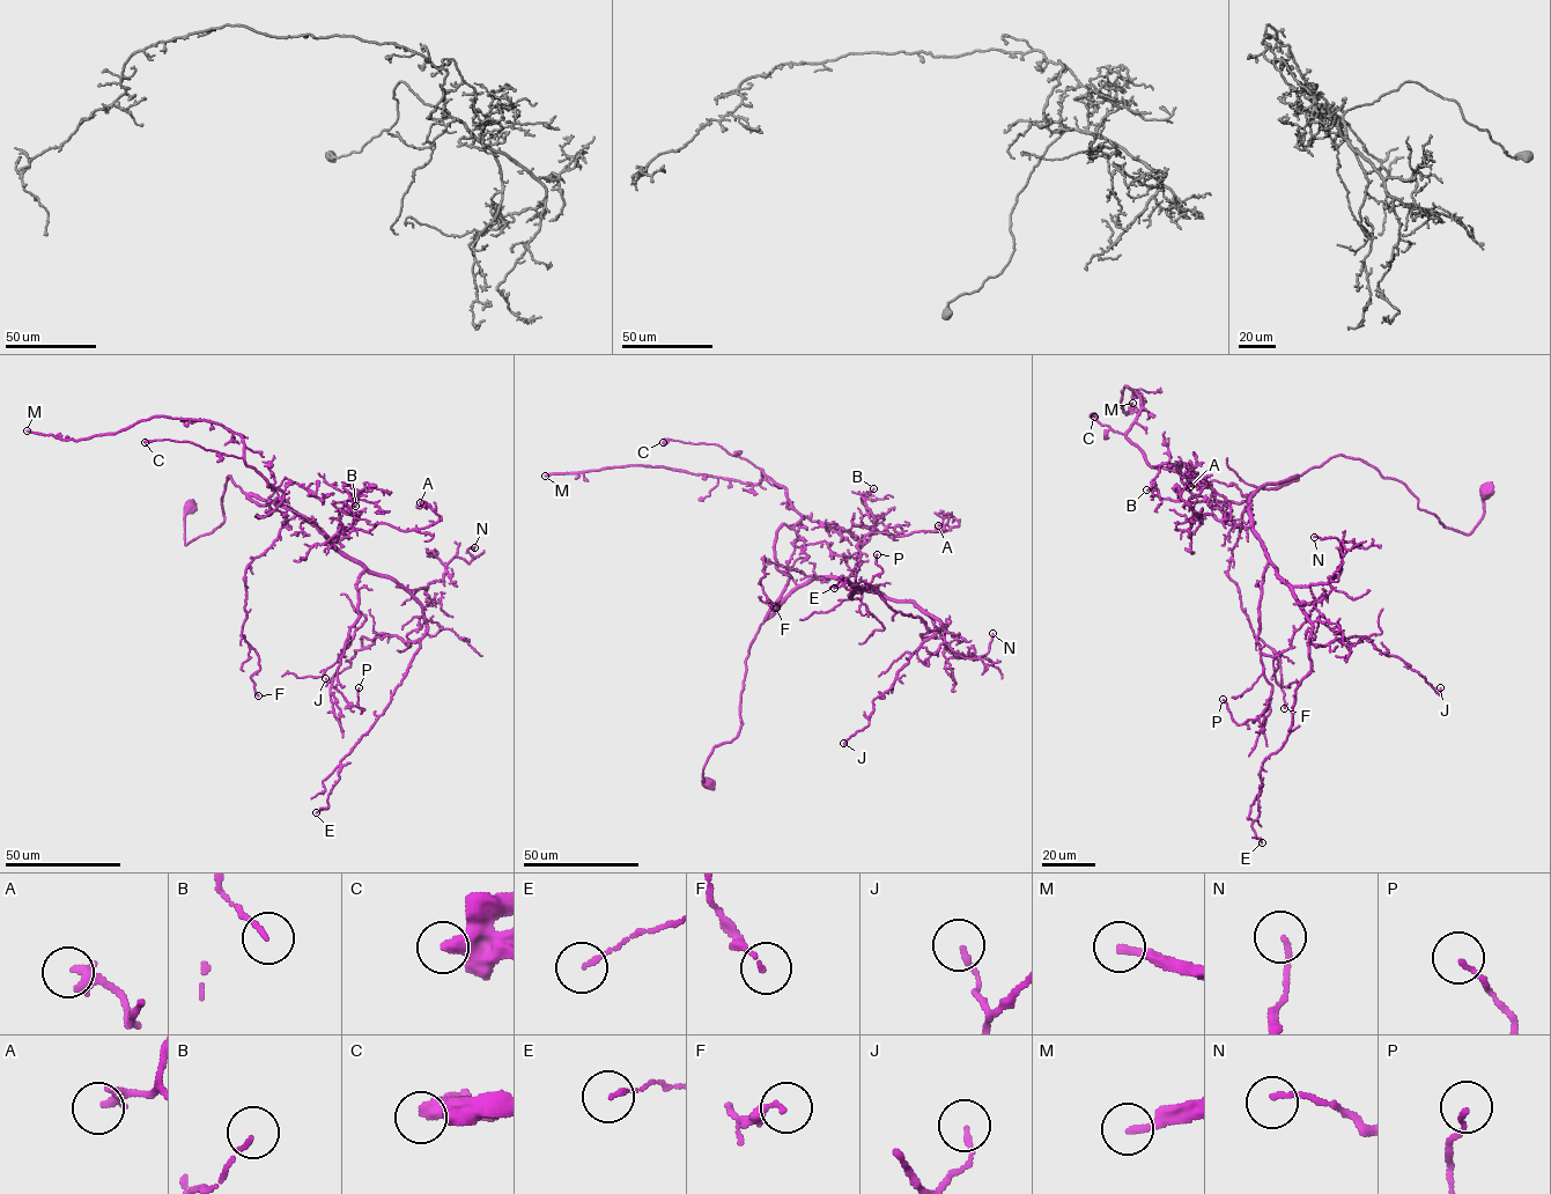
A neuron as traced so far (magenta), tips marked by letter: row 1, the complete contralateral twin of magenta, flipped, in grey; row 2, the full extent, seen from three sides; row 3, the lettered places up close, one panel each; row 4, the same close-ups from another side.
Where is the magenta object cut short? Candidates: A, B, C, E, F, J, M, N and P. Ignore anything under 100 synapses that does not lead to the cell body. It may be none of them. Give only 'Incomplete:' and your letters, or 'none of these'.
Incomplete: M

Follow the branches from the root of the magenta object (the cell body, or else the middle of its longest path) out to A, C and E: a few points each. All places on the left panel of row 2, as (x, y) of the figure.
A: (190, 507), (185, 545), (224, 521), (229, 476), (330, 538), (342, 527), (436, 522), (420, 502)
C: (190, 507), (185, 545), (224, 521), (229, 476), (268, 506), (258, 517), (282, 492), (243, 457), (145, 442)
E: (190, 507), (185, 545), (224, 521), (230, 476), (310, 521), (421, 606), (420, 648), (316, 812)

